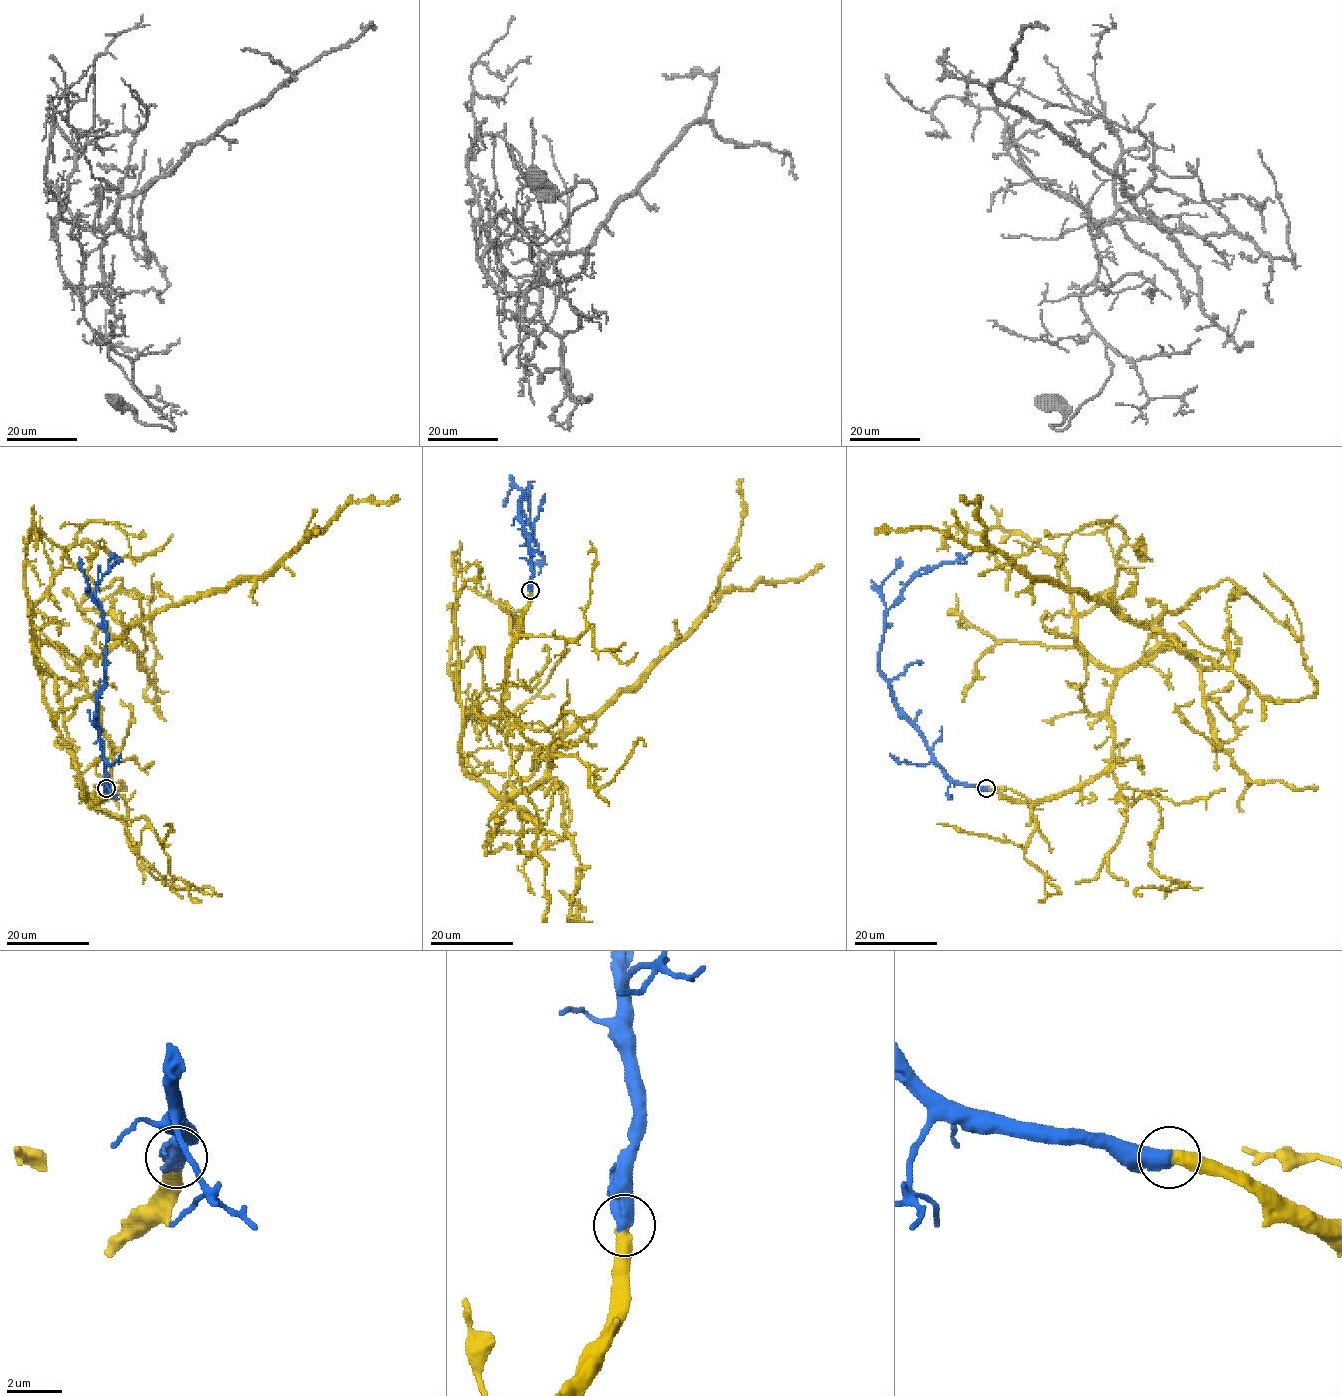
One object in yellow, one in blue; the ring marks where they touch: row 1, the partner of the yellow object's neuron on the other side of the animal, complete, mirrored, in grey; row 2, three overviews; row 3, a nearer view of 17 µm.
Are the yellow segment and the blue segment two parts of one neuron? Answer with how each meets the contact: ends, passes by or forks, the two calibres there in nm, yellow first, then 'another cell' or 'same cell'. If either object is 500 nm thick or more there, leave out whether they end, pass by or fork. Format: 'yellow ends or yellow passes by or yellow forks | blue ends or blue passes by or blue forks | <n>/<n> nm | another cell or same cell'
480/600 nm | same cell

